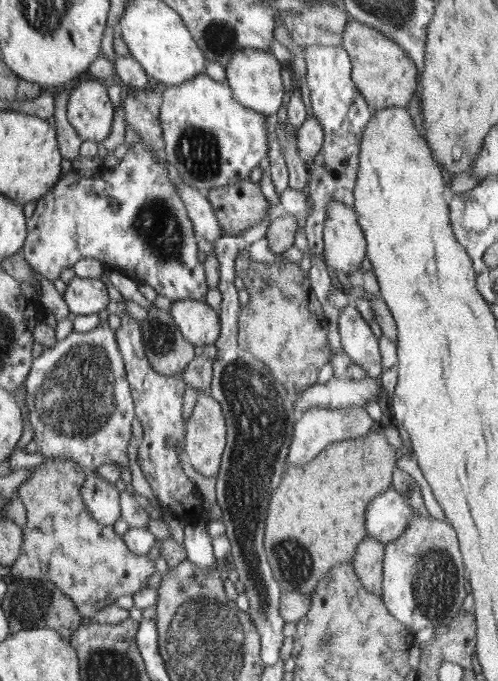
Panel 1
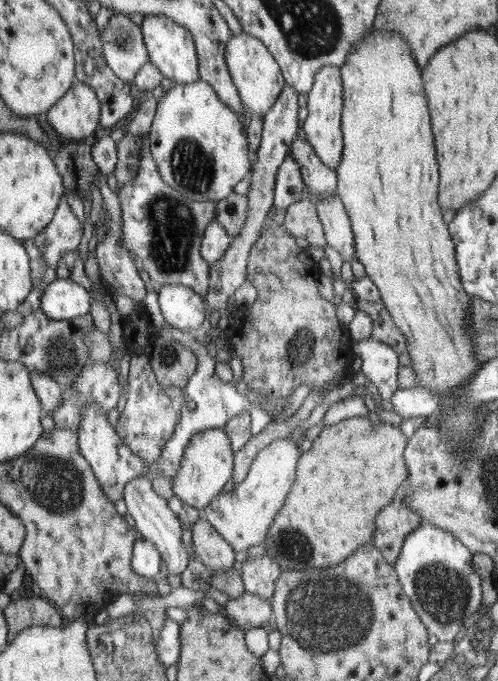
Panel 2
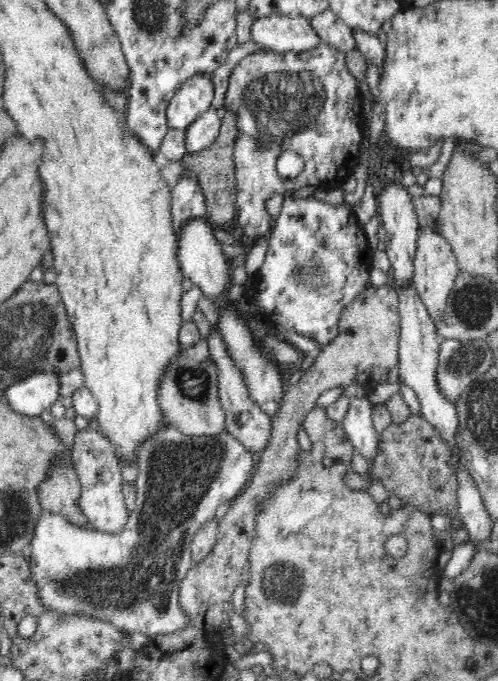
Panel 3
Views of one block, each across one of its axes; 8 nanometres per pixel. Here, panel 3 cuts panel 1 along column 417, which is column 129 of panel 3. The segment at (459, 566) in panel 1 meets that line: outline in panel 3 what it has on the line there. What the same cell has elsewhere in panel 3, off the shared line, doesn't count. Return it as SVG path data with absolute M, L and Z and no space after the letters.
M162 418L161 426L157 427L156 431L150 432L146 438L134 447L134 462L136 462L138 470L136 501L132 512L129 513L126 526L120 532L106 533L96 530L92 526L81 528L66 521L60 514L44 511L39 521L36 522L35 533L32 536L30 553L27 558L28 562L31 562L31 574L36 574L35 581L40 582L39 594L44 594L44 602L48 602L48 606L60 606L60 610L88 610L88 614L96 614L96 618L111 622L117 628L129 632L140 632L140 634L144 634L149 638L171 636L176 632L182 632L190 624L187 611L180 605L179 590L180 583L193 566L191 562L191 542L194 534L197 530L200 530L203 524L215 518L218 506L226 504L232 498L235 499L243 490L244 484L249 481L250 474L254 470L254 456L253 452L234 437L231 431L224 430L219 435L190 436L180 431L174 423L168 423L166 418Z

